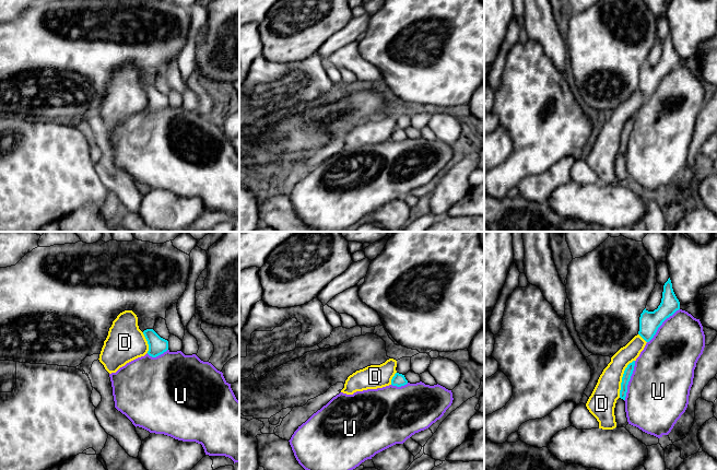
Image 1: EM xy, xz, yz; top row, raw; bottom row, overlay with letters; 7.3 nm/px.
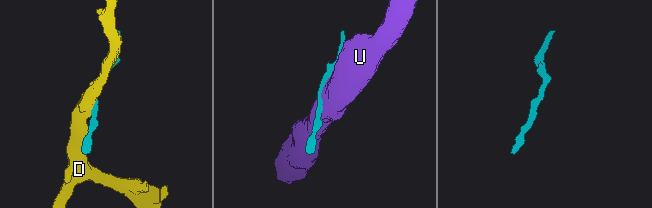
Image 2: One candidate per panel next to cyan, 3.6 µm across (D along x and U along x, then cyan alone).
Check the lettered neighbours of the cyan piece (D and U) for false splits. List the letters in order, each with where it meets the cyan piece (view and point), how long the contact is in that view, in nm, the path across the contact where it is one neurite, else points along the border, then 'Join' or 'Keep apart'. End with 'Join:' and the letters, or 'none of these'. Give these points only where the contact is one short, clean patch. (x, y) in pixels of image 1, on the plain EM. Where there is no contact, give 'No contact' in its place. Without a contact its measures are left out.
D: Touches cyan at yz (622, 133). Shared border 300 nm. Keep apart
U: Touches cyan at yz (629, 136). Shared border 300 nm. Keep apart
Join: none of these

